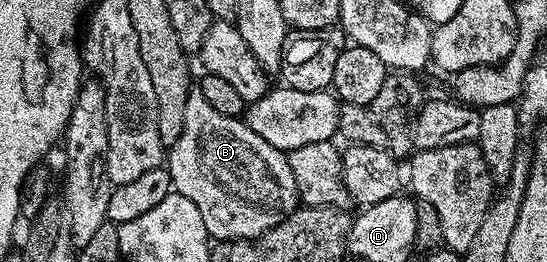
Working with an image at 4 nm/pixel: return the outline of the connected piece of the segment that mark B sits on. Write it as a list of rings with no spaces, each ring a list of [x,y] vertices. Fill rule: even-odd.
[[[198,89],[190,90],[187,97],[183,133],[179,133],[179,141],[168,148],[167,170],[172,190],[188,197],[197,206],[203,216],[203,225],[207,225],[207,233],[217,241],[258,239],[299,206],[295,173],[291,173],[288,154],[275,149],[275,145],[267,145],[267,141],[263,141],[263,137],[259,137],[259,133],[255,133],[240,118],[216,112]]]

